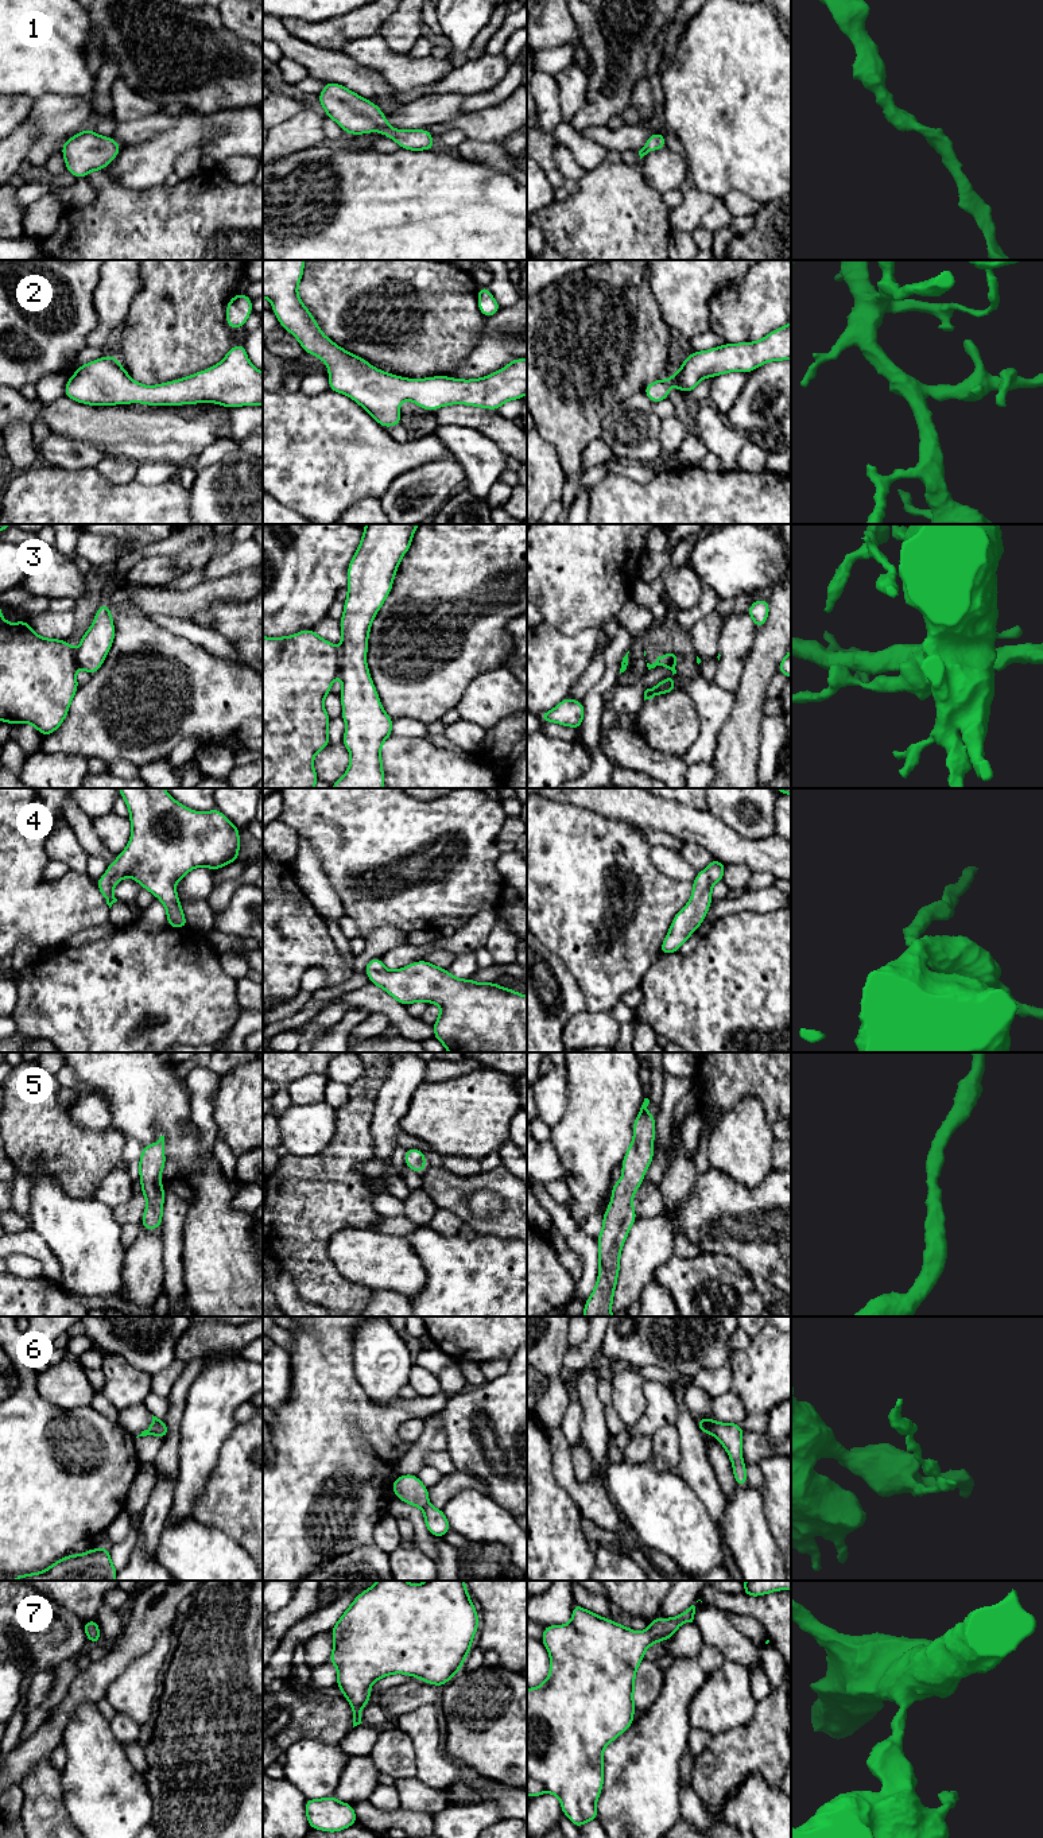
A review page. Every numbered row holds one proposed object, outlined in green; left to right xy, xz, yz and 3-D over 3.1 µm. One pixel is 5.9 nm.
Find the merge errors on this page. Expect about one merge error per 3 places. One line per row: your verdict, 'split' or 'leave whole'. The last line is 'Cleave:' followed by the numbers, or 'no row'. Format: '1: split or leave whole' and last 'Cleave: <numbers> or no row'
1: leave whole
2: leave whole
3: split
4: leave whole
5: leave whole
6: split
7: leave whole
Cleave: 3, 6

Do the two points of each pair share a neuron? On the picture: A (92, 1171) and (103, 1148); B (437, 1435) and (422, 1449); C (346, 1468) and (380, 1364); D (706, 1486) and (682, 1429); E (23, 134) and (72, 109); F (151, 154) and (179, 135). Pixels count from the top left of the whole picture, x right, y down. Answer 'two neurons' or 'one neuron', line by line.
A: one neuron
B: one neuron
C: two neurons
D: one neuron
E: two neurons
F: one neuron

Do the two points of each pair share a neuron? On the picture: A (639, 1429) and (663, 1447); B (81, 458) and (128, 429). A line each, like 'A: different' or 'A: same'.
A: different
B: different

